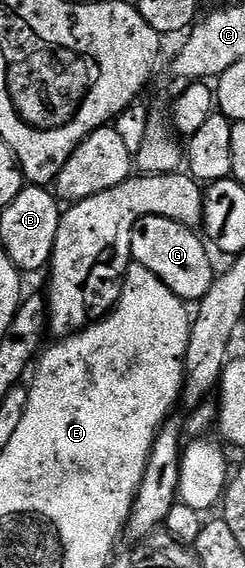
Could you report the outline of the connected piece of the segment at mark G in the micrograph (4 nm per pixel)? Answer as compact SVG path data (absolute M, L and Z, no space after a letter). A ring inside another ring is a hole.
M145 216L139 218L133 228L131 245L131 262L141 268L149 268L149 272L169 288L169 292L188 304L198 304L217 277L217 269L211 263L212 251L208 243L195 233L192 227L181 224L176 218Z

